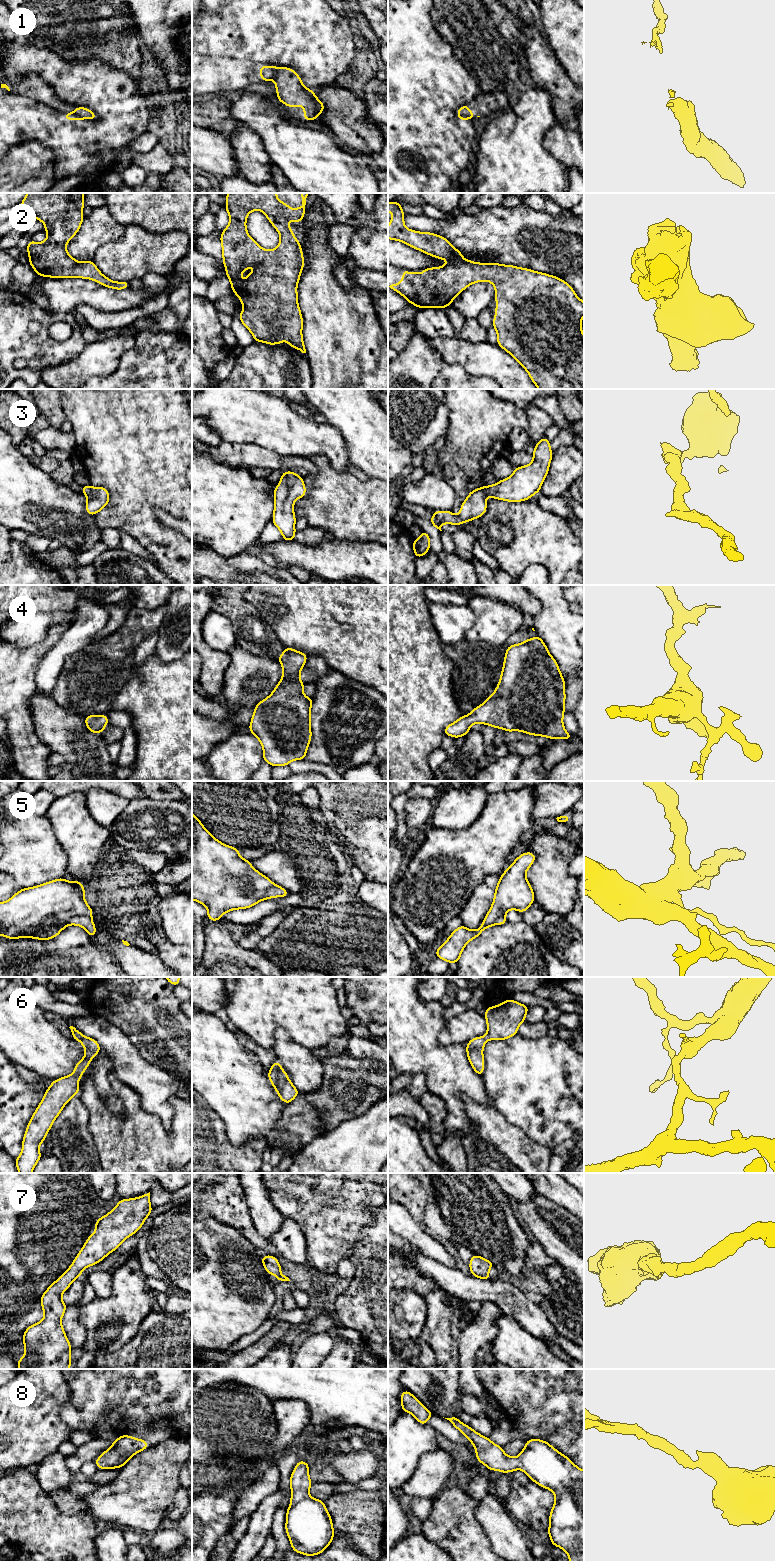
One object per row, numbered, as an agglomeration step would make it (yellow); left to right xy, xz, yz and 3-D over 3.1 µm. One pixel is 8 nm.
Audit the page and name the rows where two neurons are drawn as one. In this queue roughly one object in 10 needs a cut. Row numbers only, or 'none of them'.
1, 5

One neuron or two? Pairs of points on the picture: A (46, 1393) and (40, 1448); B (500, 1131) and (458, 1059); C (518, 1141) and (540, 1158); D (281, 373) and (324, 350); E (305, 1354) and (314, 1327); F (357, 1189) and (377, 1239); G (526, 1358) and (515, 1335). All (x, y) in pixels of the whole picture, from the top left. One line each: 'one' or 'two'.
A: one
B: two
C: one
D: two
E: two
F: two
G: one

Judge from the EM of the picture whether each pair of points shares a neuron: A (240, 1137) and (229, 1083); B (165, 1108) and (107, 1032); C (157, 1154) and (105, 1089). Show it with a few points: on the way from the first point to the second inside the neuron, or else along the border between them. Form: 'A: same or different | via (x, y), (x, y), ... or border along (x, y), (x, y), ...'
A: same | via (240, 1124), (240, 1096)
B: same | via (155, 1089), (126, 1060), (121, 1051)
C: different | border along (114, 1090), (123, 1105), (123, 1113), (119, 1117)

